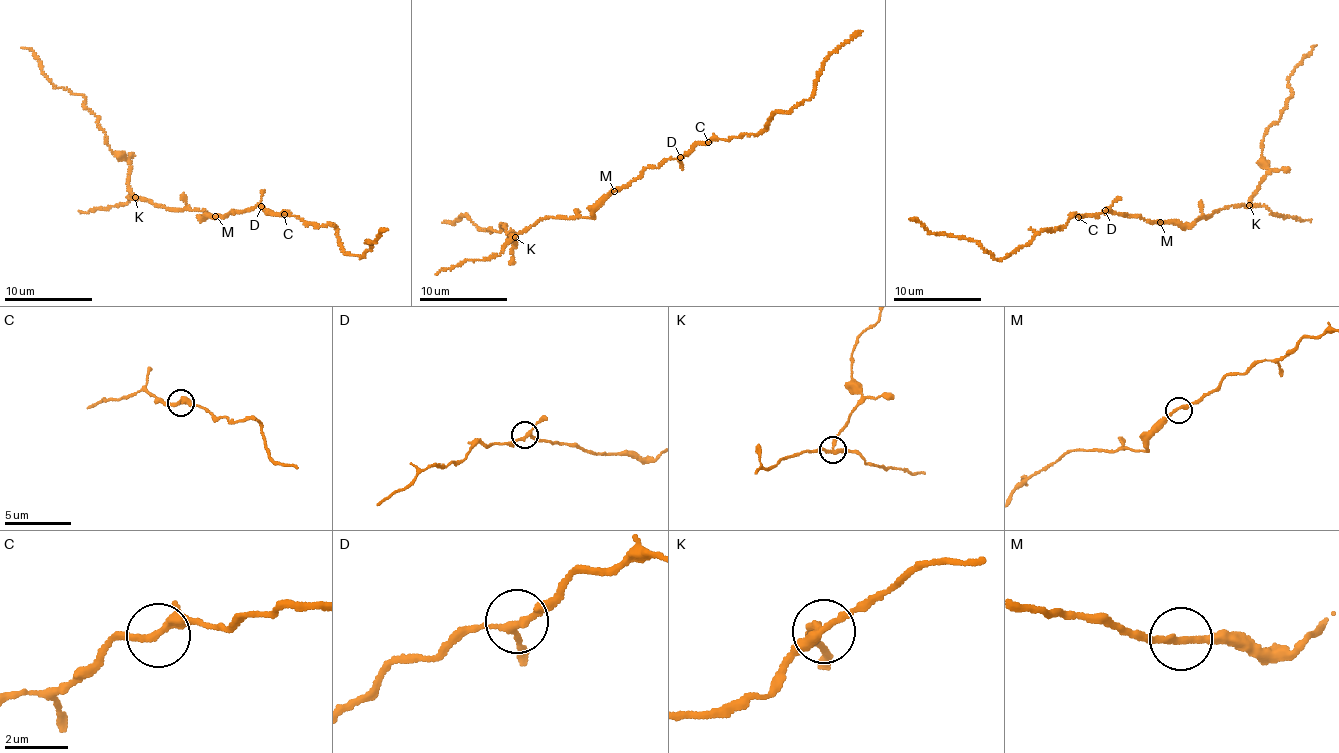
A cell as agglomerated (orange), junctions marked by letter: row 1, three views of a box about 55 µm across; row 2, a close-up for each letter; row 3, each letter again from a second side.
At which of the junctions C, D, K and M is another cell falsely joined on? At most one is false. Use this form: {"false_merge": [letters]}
{"false_merge": ["K"]}

